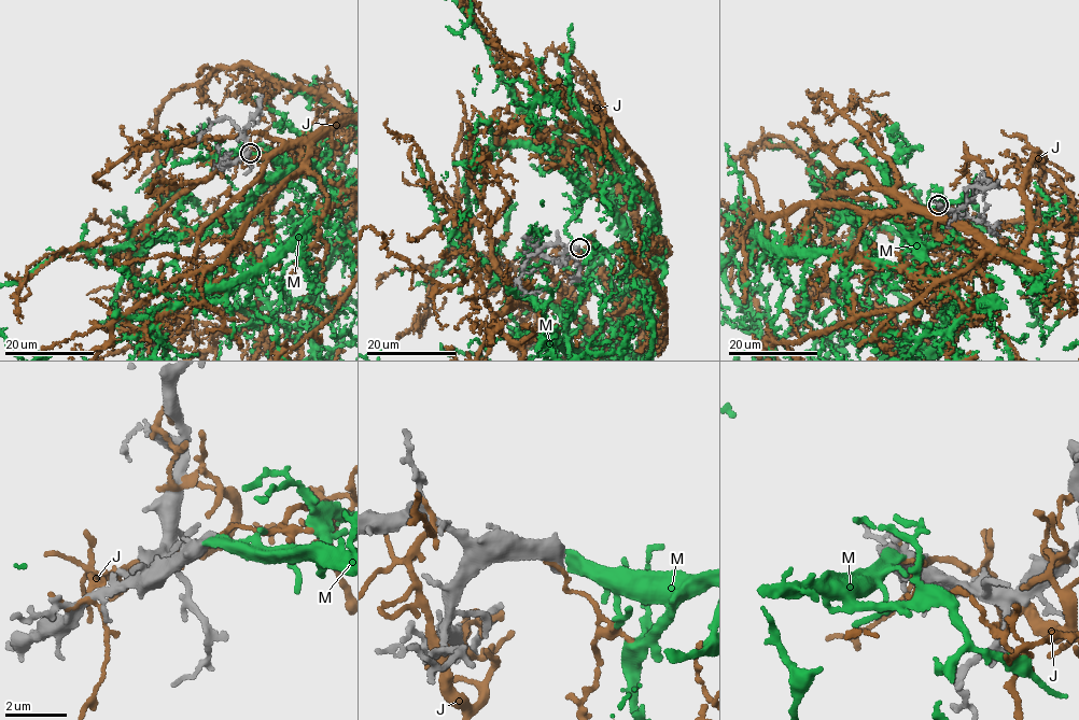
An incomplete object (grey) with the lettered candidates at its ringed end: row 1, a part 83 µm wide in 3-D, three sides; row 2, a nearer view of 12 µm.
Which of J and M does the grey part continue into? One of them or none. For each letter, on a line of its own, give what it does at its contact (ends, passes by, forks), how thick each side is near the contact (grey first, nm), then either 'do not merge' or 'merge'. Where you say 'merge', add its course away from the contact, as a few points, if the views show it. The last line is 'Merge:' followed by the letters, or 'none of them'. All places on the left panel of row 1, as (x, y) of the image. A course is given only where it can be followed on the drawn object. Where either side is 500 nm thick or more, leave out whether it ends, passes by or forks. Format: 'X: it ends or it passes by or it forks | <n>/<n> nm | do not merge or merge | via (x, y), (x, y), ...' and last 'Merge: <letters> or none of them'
J: 600/140 nm | do not merge
M: 600/360 nm | merge
Merge: M

